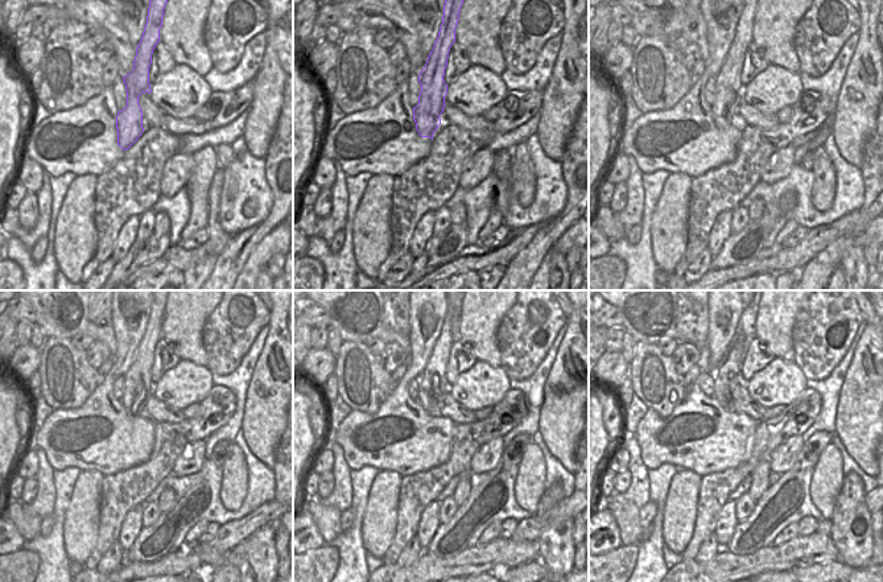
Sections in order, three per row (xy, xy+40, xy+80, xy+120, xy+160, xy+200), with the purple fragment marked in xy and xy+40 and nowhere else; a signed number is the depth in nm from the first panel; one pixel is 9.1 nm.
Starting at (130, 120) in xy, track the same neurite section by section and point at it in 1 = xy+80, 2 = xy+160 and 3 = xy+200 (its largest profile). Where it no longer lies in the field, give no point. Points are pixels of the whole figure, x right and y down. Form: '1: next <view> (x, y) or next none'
1: next xy+80 (727, 89)
2: next xy+160 (437, 363)
3: next xy+200 (723, 376)

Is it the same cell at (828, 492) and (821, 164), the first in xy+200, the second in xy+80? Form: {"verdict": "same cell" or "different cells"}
{"verdict": "same cell"}

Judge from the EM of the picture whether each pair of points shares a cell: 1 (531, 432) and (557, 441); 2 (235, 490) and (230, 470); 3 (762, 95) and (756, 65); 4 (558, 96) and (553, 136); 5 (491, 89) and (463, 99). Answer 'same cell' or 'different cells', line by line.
1: different cells
2: same cell
3: different cells
4: same cell
5: same cell

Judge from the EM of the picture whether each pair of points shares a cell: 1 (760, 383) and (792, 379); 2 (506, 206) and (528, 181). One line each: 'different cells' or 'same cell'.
1: same cell
2: different cells

